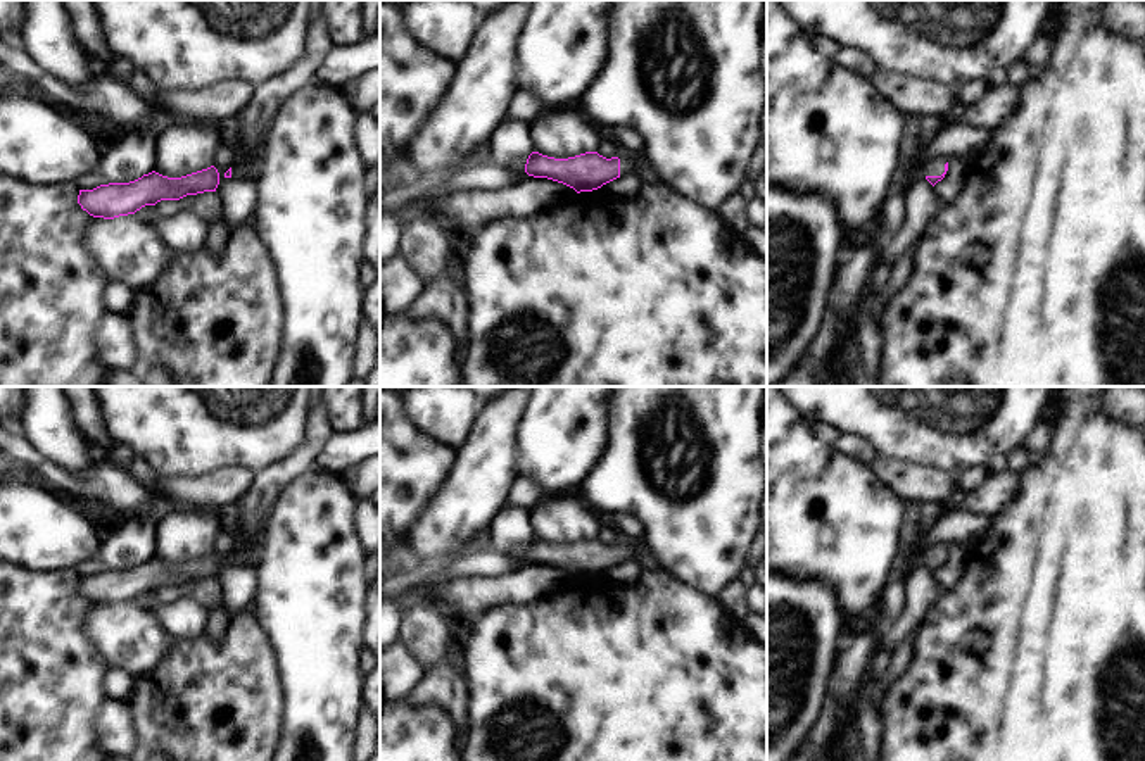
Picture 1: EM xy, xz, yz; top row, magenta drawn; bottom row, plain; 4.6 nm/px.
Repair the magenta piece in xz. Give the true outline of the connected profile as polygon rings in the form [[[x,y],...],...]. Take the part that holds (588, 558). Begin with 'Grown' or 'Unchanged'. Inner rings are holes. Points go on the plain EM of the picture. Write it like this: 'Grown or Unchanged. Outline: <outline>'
Grown. Outline: [[[532,538],[525,550],[525,559],[534,564],[547,564],[573,575],[577,580],[592,578],[603,571],[632,559],[641,566],[651,564],[641,542],[622,538],[606,545],[598,538],[585,538],[568,545],[554,545]]]

